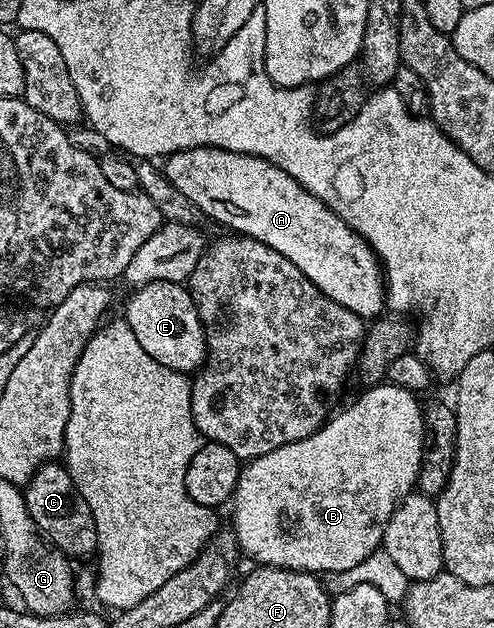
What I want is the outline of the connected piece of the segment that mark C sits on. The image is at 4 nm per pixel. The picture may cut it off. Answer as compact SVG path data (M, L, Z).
M65 464L41 465L24 486L28 515L33 519L39 533L53 548L71 559L93 558L96 553L94 520L88 503L76 491Z

